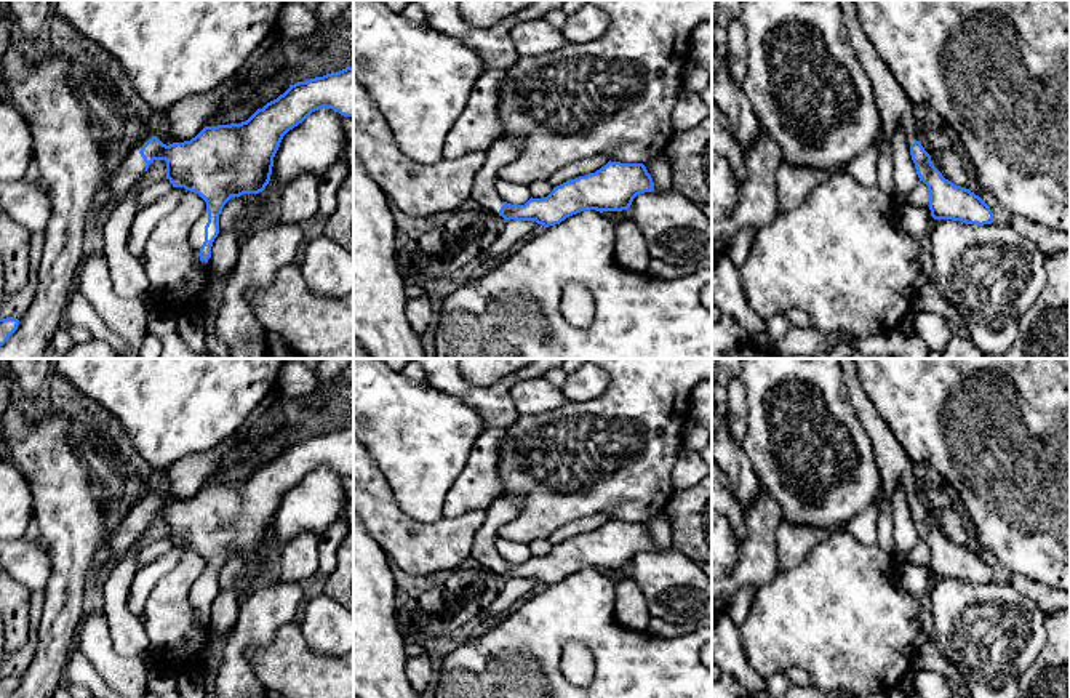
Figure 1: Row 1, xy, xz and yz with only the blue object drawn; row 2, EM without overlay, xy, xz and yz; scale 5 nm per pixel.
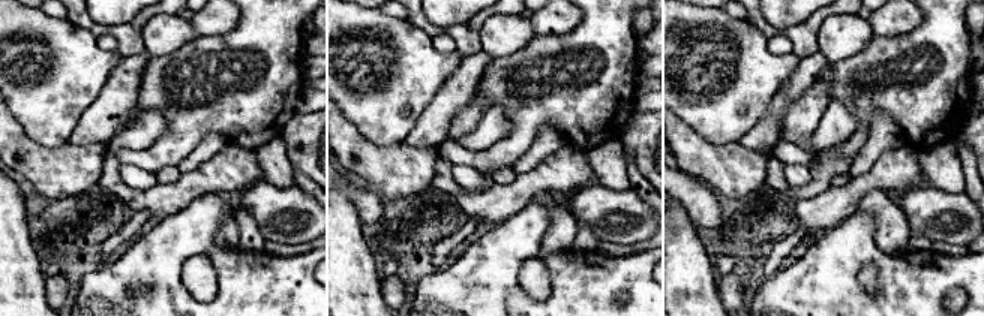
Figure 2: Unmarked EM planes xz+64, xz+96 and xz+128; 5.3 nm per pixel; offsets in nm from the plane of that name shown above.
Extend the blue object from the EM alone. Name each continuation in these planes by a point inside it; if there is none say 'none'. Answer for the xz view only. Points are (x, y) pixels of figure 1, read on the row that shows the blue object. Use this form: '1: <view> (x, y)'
1: xz (504, 151)

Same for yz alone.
1: yz (896, 111)

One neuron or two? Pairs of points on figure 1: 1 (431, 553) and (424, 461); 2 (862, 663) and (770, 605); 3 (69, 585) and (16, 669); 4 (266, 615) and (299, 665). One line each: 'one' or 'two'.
1: two
2: one
3: two
4: two

